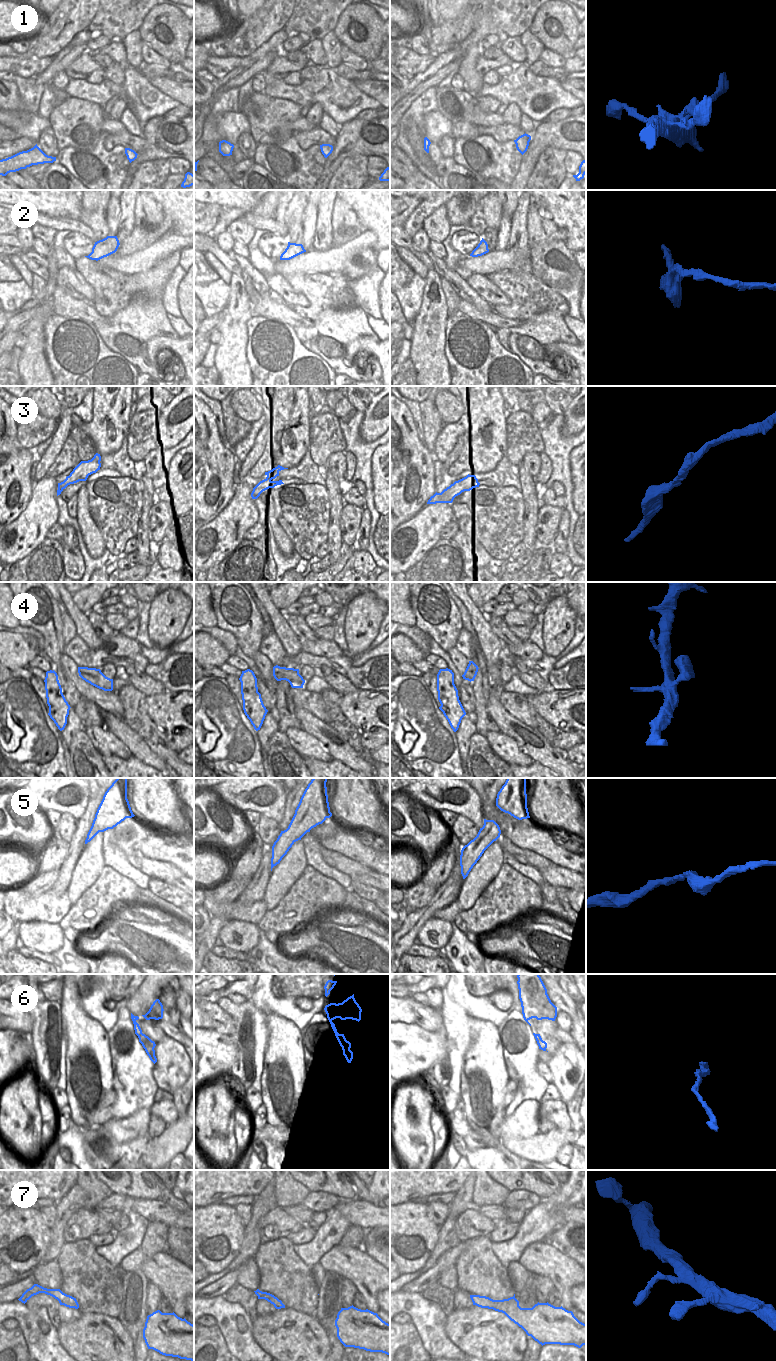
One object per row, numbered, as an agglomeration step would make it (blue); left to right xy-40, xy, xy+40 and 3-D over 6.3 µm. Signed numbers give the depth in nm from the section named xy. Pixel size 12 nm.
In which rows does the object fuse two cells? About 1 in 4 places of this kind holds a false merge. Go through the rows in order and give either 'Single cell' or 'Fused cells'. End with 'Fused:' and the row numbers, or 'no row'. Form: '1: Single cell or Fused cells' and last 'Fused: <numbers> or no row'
1: Single cell
2: Single cell
3: Single cell
4: Single cell
5: Single cell
6: Single cell
7: Single cell
Fused: no row.

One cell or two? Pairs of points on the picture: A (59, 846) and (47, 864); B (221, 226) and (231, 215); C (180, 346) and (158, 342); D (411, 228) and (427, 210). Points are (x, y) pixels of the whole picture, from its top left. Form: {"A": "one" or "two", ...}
{"A": "one", "B": "one", "C": "one", "D": "one"}

